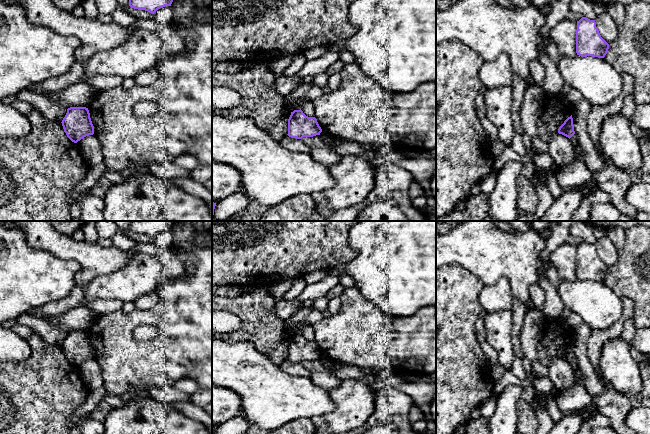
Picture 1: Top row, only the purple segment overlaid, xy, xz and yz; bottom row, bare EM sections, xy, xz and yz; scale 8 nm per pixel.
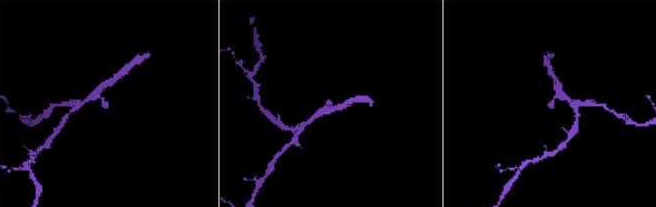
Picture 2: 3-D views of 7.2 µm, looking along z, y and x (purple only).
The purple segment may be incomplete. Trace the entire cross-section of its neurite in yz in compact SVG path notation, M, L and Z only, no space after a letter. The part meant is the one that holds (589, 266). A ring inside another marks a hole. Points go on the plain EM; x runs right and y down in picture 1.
M582 241L577 245L576 277L581 281L604 282L609 268L601 261L595 244Z

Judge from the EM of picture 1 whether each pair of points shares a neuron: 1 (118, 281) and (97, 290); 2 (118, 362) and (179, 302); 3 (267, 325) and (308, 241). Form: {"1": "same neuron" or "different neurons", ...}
{"1": "same neuron", "2": "same neuron", "3": "different neurons"}

